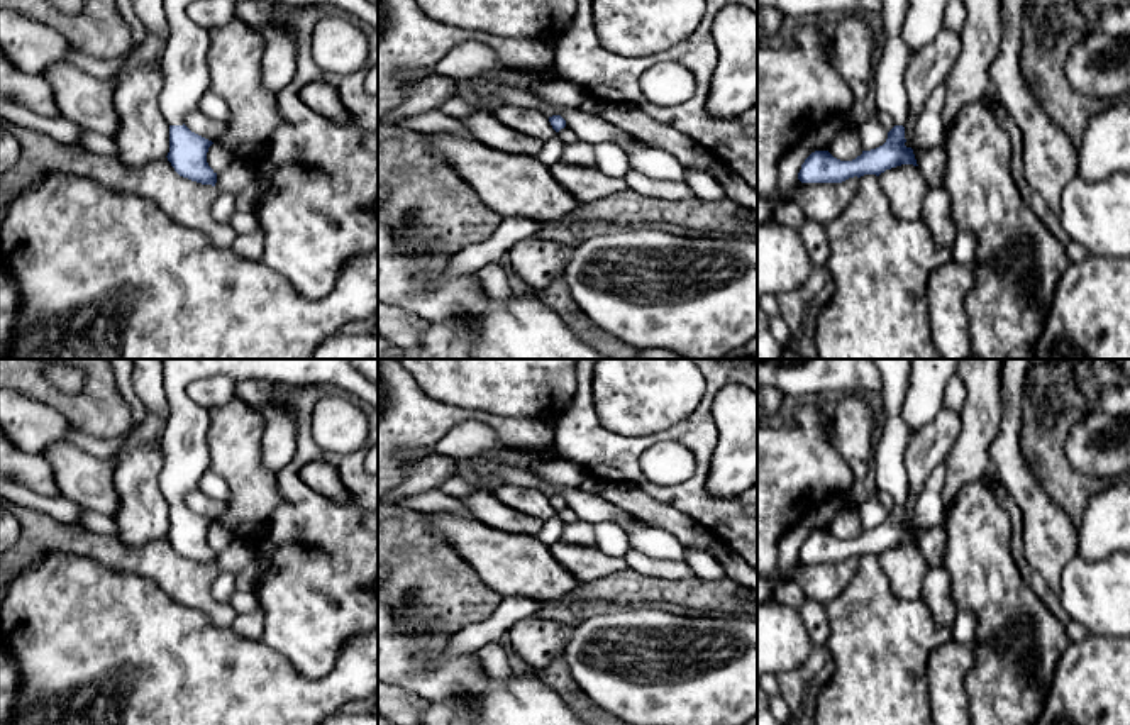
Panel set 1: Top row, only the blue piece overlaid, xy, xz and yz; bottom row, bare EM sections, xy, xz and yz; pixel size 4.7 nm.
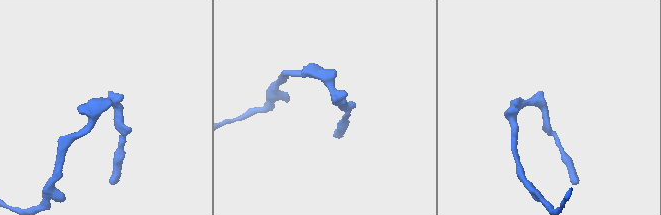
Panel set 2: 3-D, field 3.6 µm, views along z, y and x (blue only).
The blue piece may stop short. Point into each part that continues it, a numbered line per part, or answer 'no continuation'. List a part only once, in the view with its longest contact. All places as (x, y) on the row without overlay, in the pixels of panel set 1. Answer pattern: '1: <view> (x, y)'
1: xy (187, 458)

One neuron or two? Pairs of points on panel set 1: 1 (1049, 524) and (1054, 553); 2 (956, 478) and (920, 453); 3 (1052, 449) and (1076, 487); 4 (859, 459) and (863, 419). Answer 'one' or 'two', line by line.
1: one
2: two
3: one
4: one

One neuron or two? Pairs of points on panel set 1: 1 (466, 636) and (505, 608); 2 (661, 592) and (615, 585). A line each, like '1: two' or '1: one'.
1: one
2: one

